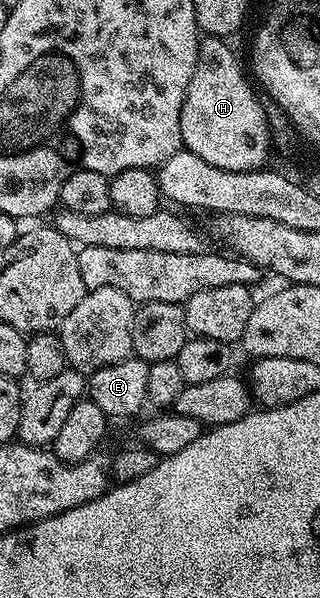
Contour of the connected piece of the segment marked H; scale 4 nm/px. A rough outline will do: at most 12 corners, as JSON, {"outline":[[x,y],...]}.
{"outline":[[221,37],[200,40],[184,150],[255,171],[270,150],[258,92]]}

